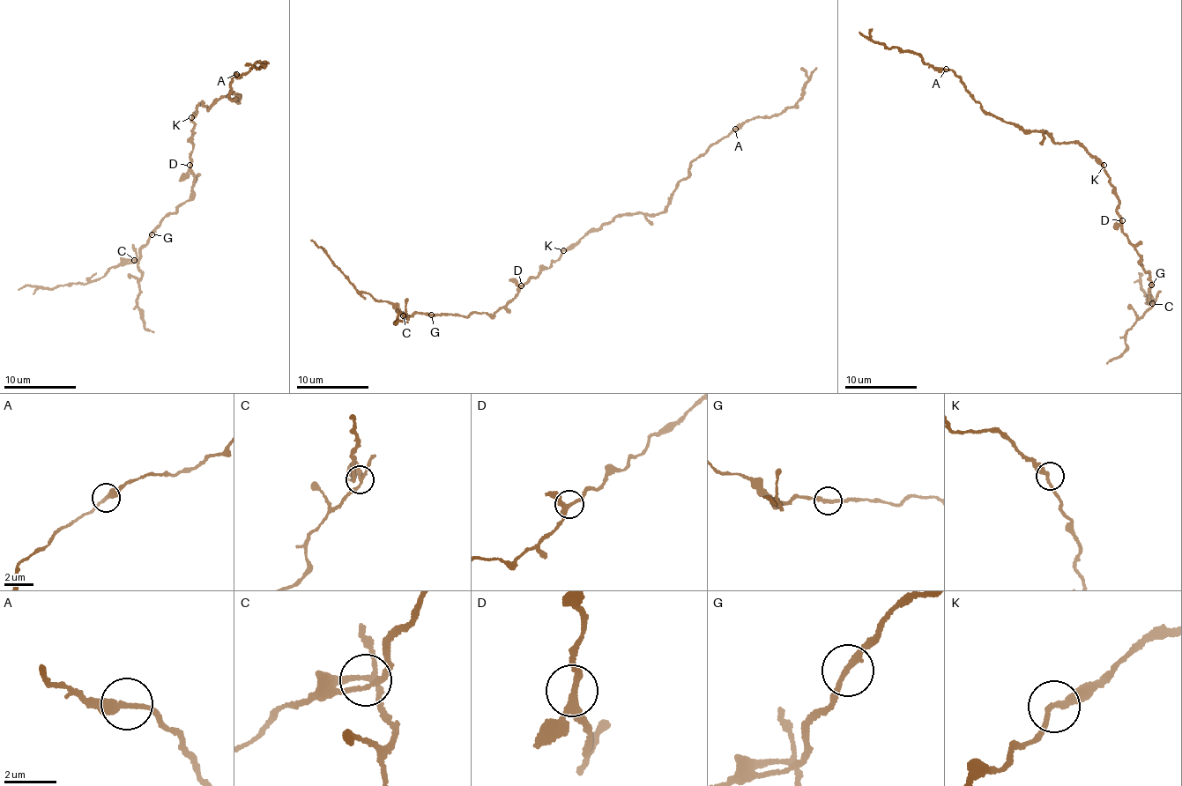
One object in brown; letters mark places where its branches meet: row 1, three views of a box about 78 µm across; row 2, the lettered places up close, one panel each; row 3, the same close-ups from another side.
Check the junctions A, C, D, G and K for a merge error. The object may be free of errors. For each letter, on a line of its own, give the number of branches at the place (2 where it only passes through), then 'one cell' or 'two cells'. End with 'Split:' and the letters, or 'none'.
A: branches 2; one cell
C: branches 3; two cells
D: branches 3; one cell
G: branches 2; one cell
K: branches 2; one cell
Split: C

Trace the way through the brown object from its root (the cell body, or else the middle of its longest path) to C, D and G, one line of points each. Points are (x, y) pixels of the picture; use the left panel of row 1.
C: (192, 119), (195, 134), (190, 161), (195, 184), (192, 196), (162, 219), (141, 249), (141, 256), (134, 260)
D: (192, 119), (195, 134), (189, 165)
G: (192, 119), (195, 134), (190, 161), (195, 184), (192, 196), (162, 219), (151, 234)

